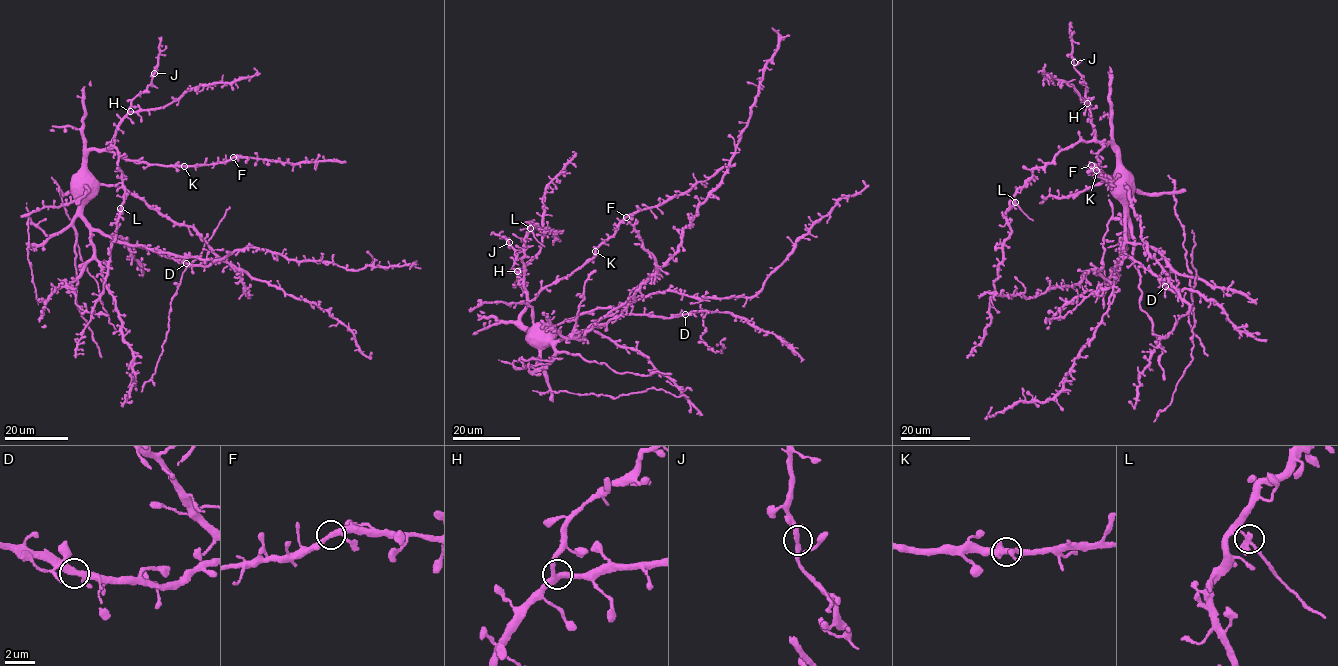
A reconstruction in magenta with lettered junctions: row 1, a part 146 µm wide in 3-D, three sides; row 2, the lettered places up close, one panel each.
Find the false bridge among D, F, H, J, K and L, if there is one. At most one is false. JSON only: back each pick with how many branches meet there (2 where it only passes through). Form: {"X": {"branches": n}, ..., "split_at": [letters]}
{"L": {"branches": 3}, "split_at": ["L"]}

